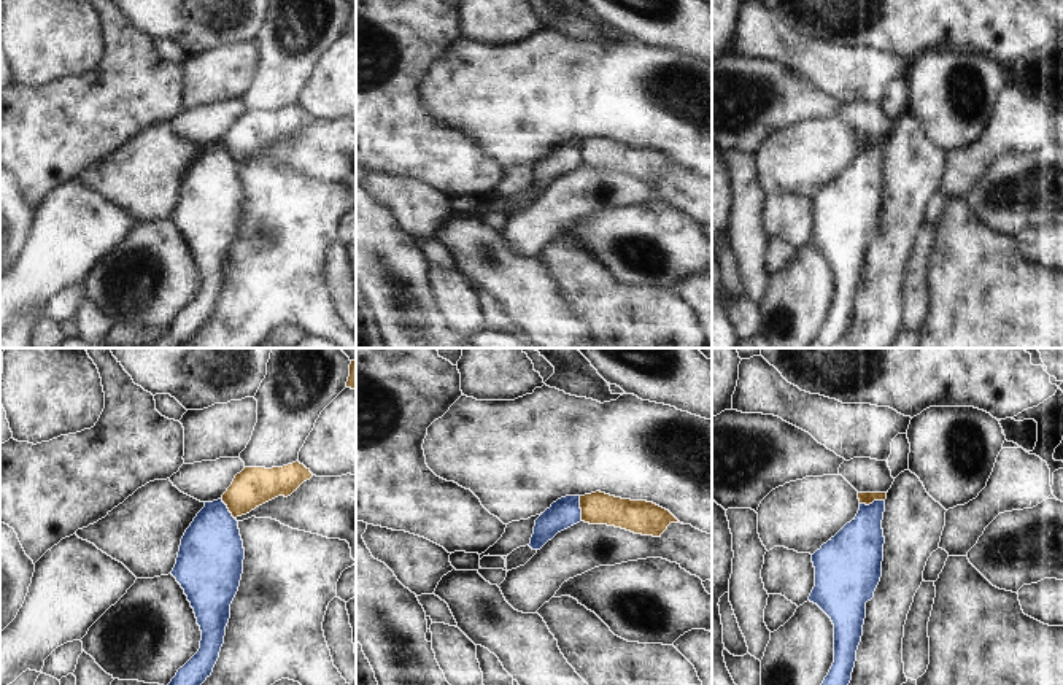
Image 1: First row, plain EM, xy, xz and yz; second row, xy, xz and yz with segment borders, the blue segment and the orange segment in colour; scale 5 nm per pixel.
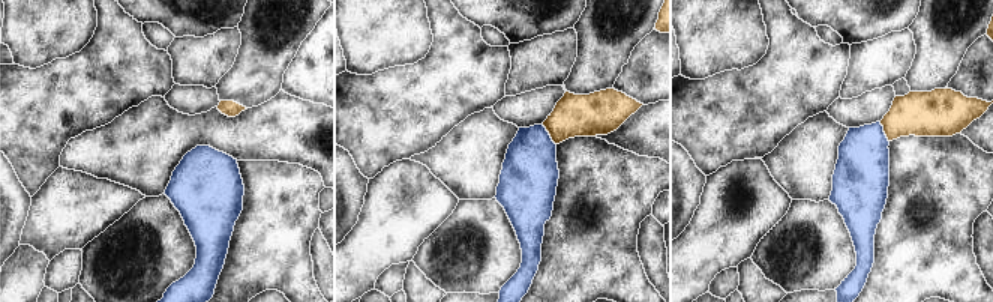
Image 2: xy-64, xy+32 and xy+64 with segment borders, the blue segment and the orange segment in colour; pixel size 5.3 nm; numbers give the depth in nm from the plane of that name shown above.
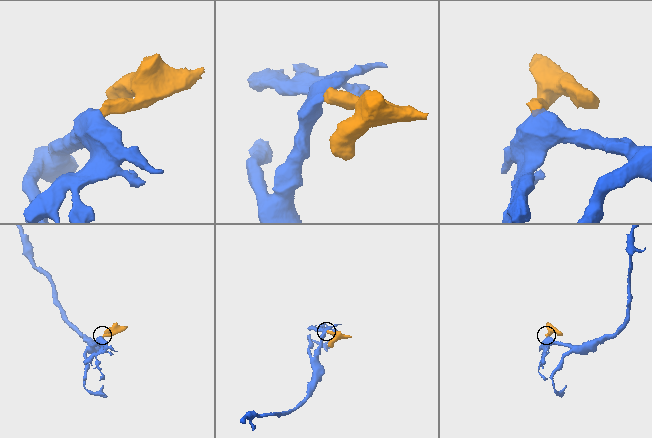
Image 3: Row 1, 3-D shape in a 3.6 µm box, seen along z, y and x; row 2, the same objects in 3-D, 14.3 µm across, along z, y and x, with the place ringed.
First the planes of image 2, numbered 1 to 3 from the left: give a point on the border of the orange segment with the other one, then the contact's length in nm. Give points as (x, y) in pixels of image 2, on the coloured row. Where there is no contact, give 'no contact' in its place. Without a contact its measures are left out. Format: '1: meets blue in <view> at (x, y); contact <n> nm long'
1: no contact
2: meets blue in xy+32 at (549, 135); contact 130 nm long
3: meets blue in xy+64 at (884, 132); contact 120 nm long

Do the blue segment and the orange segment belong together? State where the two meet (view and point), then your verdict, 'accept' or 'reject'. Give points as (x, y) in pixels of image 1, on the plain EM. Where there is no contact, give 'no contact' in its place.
xz (580, 153) | reject

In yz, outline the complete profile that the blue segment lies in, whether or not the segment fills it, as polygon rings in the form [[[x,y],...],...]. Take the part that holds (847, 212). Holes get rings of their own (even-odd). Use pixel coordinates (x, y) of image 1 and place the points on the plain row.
[[[885,145],[860,148],[856,161],[812,199],[815,230],[809,245],[834,269],[834,307],[809,348],[834,348],[852,324],[866,246],[882,221]]]

